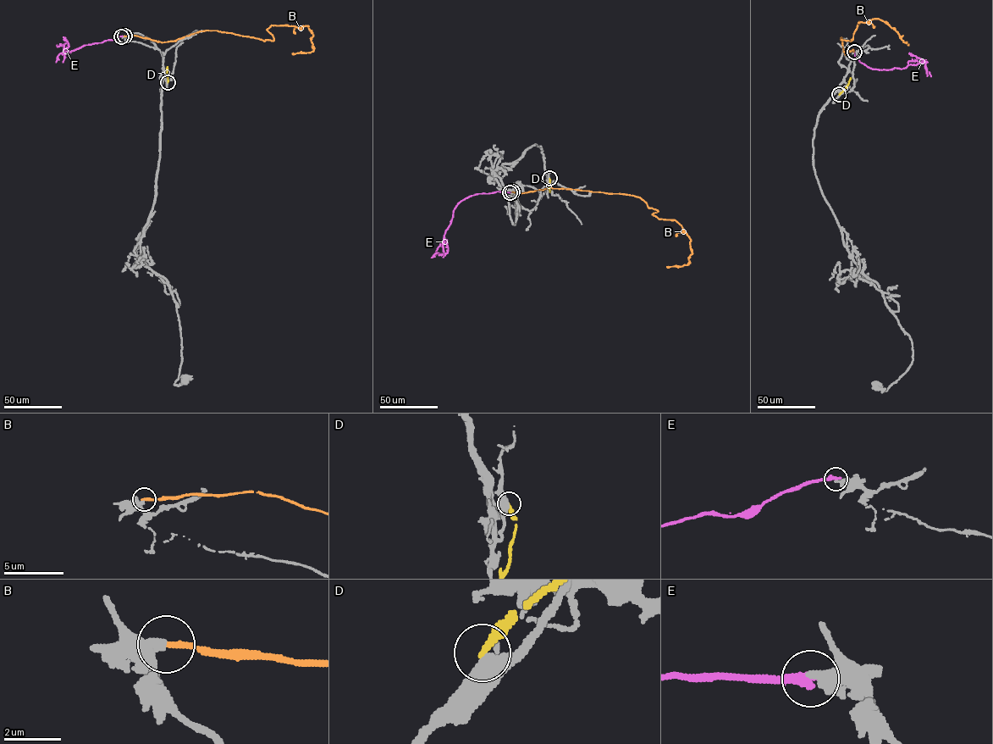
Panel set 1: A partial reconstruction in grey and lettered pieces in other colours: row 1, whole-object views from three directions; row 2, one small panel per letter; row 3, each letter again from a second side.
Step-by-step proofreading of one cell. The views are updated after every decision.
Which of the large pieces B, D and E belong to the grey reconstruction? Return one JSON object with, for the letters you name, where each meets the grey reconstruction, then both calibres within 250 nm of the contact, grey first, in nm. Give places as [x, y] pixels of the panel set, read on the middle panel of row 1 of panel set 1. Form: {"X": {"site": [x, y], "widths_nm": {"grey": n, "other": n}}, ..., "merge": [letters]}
{"merge": []}

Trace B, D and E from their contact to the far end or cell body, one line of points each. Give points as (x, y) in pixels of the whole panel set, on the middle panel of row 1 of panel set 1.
B: (512, 191), (638, 197), (691, 240), (689, 263), (667, 268)
D: (549, 178), (549, 191)
E: (510, 192), (477, 194), (461, 200), (454, 210), (444, 235), (443, 251), (446, 253), (447, 240), (444, 241)

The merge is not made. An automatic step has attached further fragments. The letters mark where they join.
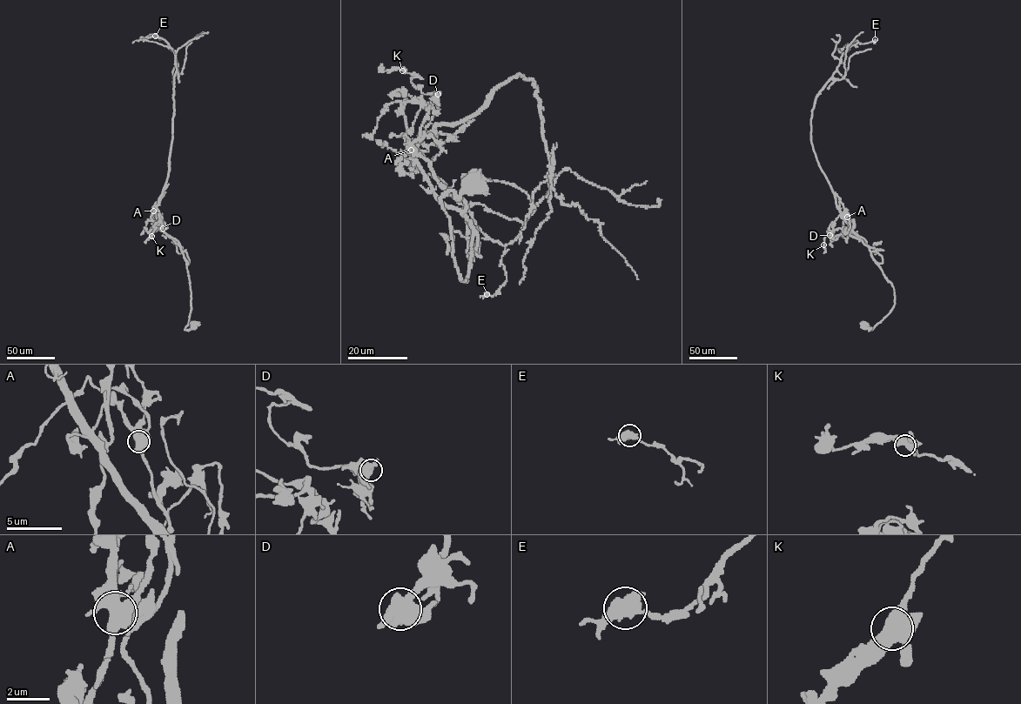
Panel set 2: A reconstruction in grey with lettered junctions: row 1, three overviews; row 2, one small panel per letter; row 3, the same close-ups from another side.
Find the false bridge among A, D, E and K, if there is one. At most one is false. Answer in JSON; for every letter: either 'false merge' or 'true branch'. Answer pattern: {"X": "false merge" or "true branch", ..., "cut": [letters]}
{"A": "true branch", "D": "true branch", "E": "true branch", "K": "true branch", "cut": []}

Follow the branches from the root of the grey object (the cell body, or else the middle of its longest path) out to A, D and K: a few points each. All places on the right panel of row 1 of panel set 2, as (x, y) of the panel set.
A: (864, 325), (872, 329), (890, 312), (895, 304), (895, 290), (867, 242), (848, 227), (847, 217)
D: (864, 325), (872, 329), (890, 312), (893, 286), (862, 241), (833, 229), (833, 223), (829, 235)
K: (864, 325), (872, 329), (893, 307), (892, 284), (869, 247), (846, 230), (833, 229), (832, 223), (823, 244)

